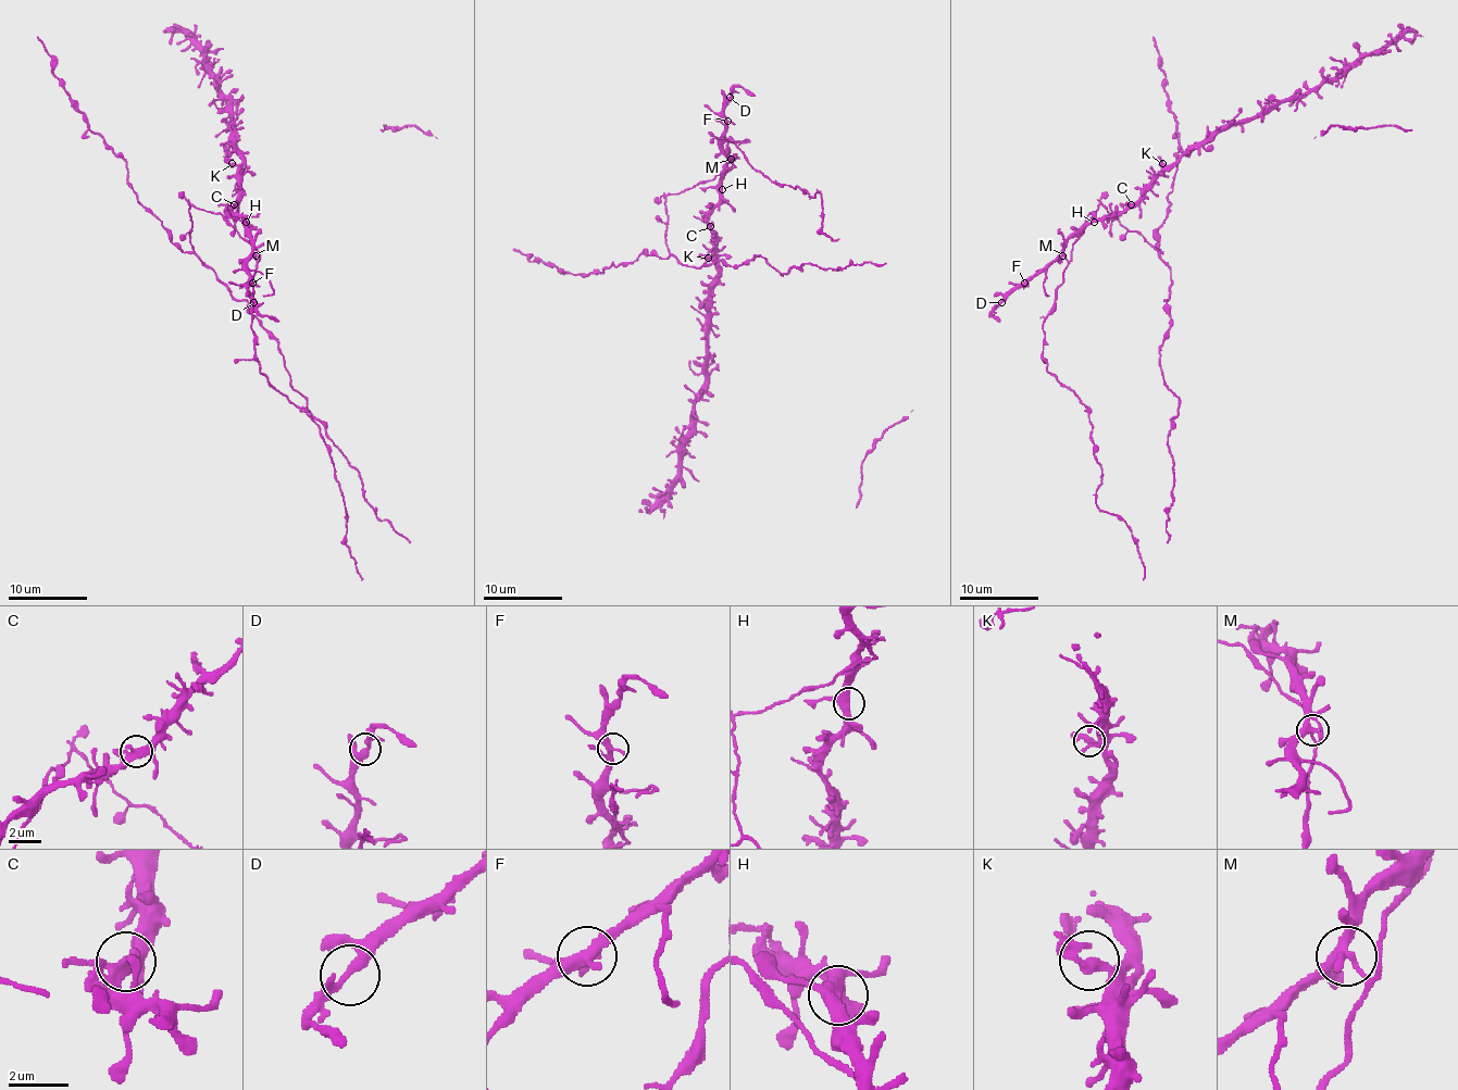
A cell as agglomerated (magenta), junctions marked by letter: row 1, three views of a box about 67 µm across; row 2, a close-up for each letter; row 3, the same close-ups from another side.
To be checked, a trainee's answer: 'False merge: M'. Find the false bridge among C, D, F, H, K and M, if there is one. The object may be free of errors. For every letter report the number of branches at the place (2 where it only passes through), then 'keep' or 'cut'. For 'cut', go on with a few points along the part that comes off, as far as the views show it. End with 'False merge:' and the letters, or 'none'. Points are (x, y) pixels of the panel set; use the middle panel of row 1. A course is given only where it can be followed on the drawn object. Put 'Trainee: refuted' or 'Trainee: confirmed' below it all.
C: branches 3; keep
D: branches 3; keep
F: branches 3; keep
H: branches 3; keep
K: branches 3; keep
M: branches 3; cut; course (732, 158), (735, 165), (667, 197), (667, 248), (683, 264), (742, 266), (759, 257), (781, 274), (886, 264)
False merge: M
Trainee: confirmed

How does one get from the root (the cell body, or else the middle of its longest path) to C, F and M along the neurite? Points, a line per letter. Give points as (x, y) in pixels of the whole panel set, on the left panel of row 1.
C: (228, 216), (244, 218), (232, 211), (234, 204)
F: (228, 216), (244, 224), (252, 243), (248, 261), (248, 279), (252, 283)
M: (228, 216), (244, 224), (256, 255)

